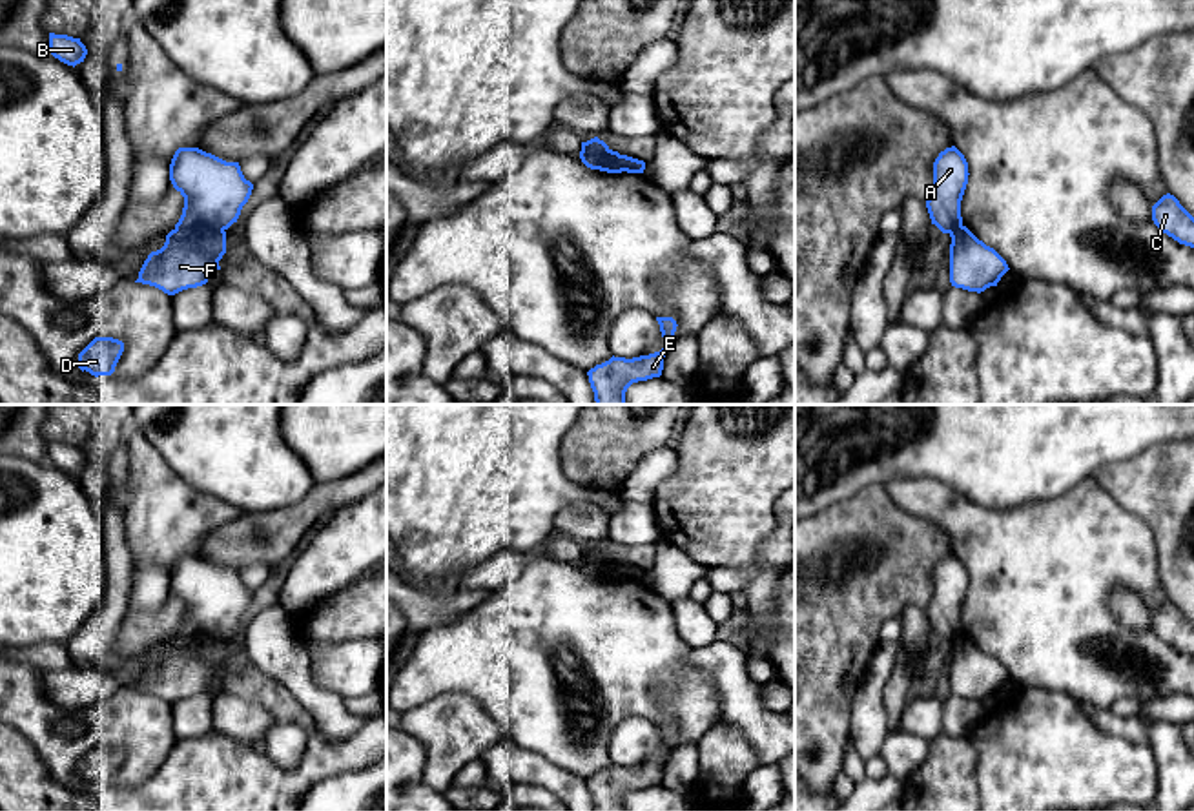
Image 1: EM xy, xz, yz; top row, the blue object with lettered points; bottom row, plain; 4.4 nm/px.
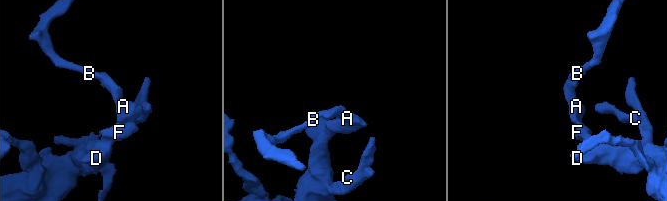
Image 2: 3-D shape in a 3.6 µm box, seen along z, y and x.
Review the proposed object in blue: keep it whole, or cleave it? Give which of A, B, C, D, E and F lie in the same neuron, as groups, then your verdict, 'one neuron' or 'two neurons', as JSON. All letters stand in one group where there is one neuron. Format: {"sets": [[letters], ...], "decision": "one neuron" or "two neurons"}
{"sets": [["A", "B"], ["C", "D", "E", "F"]], "decision": "two neurons"}

